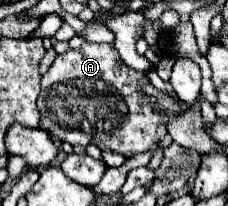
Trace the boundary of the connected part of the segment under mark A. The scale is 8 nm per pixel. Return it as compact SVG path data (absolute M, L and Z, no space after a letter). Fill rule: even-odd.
M85 43L79 49L69 49L67 53L57 55L41 79L39 125L51 139L81 147L97 145L101 151L113 151L123 157L133 157L135 153L153 149L167 135L167 123L189 111L191 105L179 103L177 97L155 89L145 73L127 67L113 43Z

